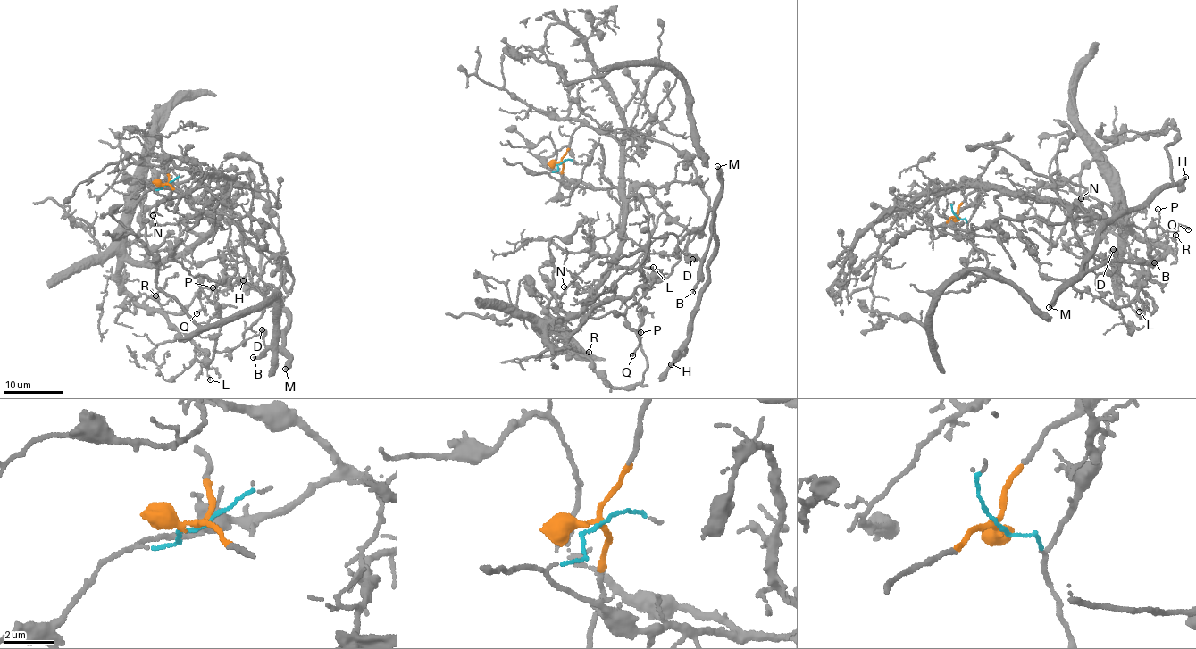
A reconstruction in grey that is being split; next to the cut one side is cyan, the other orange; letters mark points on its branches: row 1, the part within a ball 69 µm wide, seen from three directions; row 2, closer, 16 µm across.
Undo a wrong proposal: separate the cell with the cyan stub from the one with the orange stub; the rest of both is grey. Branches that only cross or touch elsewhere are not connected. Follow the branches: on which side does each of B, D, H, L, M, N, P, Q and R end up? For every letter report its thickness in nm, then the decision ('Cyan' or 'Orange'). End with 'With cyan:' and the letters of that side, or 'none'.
B: Thickness 240 nm. Orange
D: Thickness 650 nm. Orange
H: Thickness 320 nm. Orange
L: Thickness 140 nm. Cyan
M: Thickness 360 nm. Orange
N: Thickness 110 nm. Cyan
P: Thickness 120 nm. Cyan
Q: Thickness 180 nm. Cyan
R: Thickness 120 nm. Cyan
With cyan: L, N, P, Q, R

